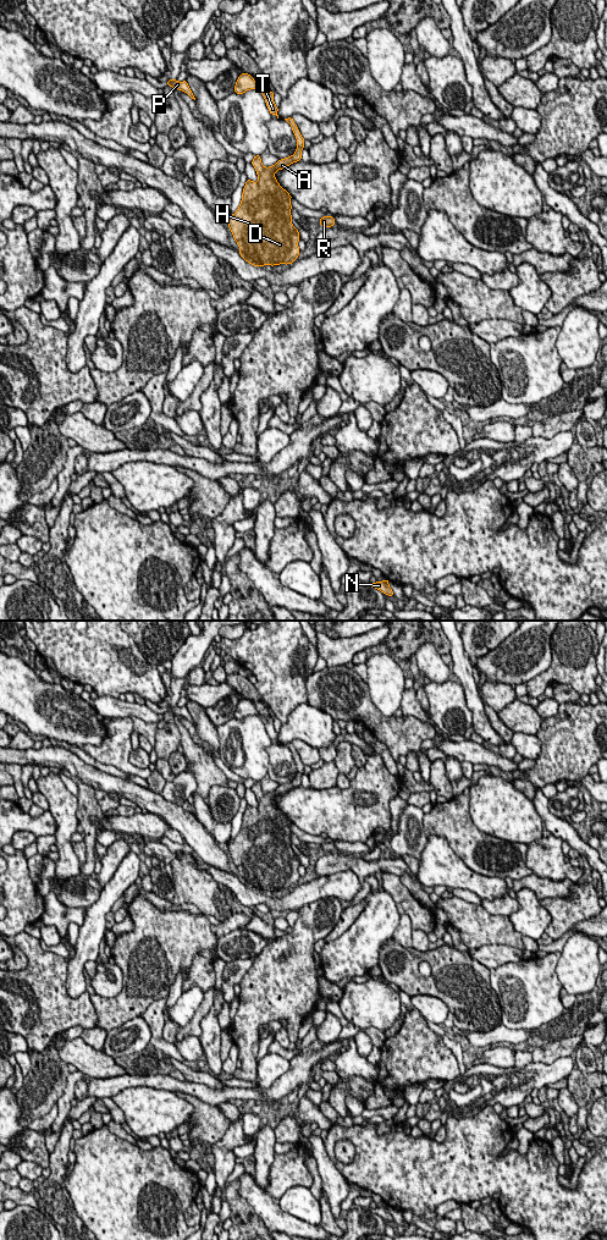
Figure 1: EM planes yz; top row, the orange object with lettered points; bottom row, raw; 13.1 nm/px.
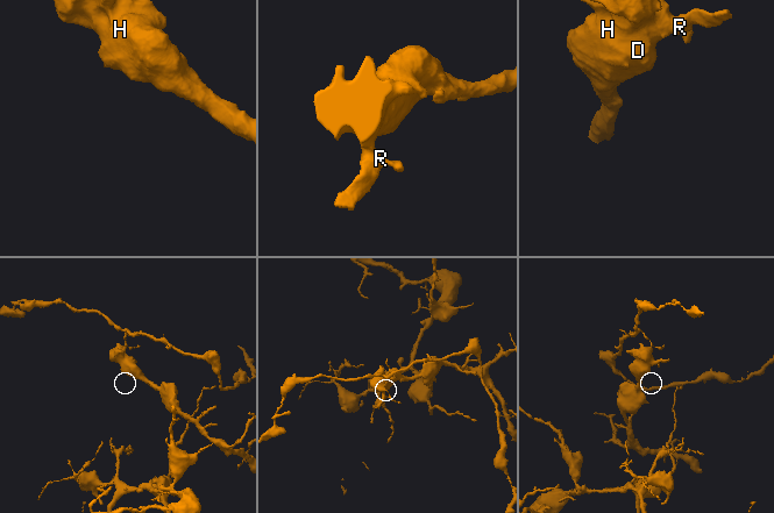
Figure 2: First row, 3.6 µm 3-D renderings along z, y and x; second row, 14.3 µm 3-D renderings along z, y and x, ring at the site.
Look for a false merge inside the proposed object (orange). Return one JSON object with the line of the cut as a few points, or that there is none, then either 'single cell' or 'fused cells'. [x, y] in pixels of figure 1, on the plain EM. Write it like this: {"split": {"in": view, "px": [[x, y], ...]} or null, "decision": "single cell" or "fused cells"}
{"split": {"in": "yz", "px": [[298, 771], [302, 773]]}, "decision": "fused cells"}

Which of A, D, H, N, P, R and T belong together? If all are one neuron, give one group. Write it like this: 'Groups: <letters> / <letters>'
Groups: A D H N R / P T

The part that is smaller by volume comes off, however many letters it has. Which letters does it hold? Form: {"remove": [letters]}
{"remove": ["P", "T"]}

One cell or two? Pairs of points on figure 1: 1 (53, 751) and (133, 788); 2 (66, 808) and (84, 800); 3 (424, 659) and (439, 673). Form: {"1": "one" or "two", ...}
{"1": "one", "2": "two", "3": "one"}

